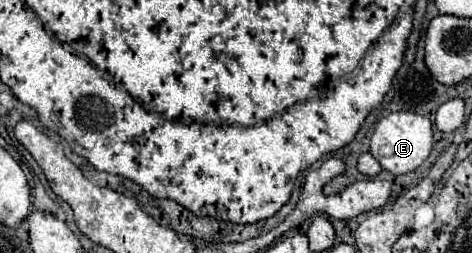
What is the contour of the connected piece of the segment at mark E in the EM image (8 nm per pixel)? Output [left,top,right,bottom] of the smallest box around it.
[370,112,432,174]

